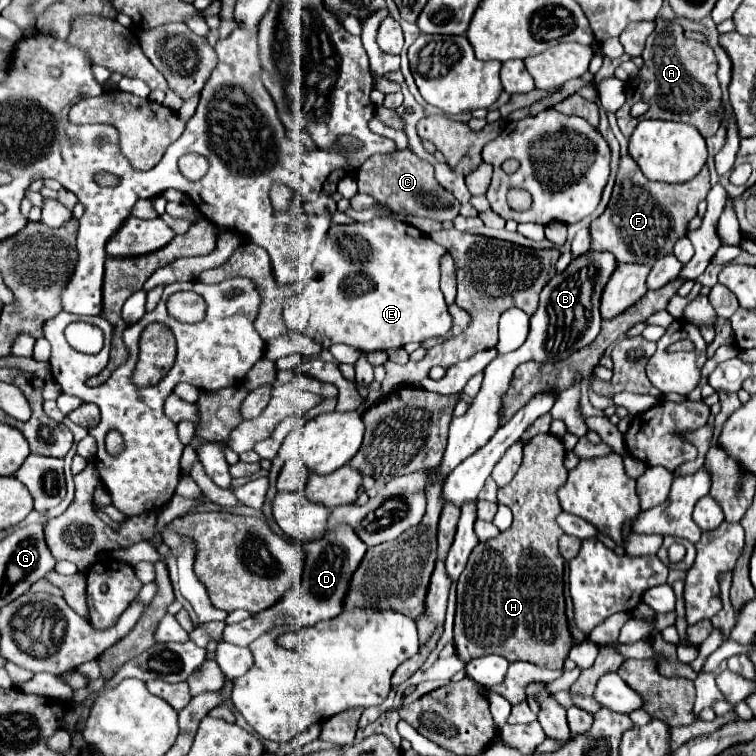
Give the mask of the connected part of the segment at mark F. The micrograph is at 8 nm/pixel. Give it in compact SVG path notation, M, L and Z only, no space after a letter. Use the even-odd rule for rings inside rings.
M629 155L621 157L611 201L605 213L591 223L591 249L611 251L619 263L653 265L659 257L673 253L673 245L687 233L689 221L697 215L697 205L707 197L709 189L707 167L701 169L695 181L669 185L649 181Z

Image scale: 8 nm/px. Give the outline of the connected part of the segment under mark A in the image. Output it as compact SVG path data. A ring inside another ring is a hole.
M657 21L657 27L653 35L647 39L647 45L643 49L643 61L645 65L641 67L639 77L627 81L627 101L625 105L617 111L617 121L619 129L625 137L631 137L633 129L641 121L641 117L647 119L669 119L669 121L681 121L681 123L691 123L703 137L715 135L719 129L719 121L709 117L709 111L713 105L719 103L721 99L721 89L719 81L715 77L717 63L711 47L707 47L701 41L687 39L683 35L683 29L677 23L665 23ZM645 101L649 105L647 113L641 117L631 117L629 111L633 103Z

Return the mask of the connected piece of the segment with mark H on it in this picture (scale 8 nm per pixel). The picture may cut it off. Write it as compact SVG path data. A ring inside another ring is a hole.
M539 433L535 435L527 445L525 445L525 451L523 451L523 463L519 467L519 471L515 473L515 477L511 479L509 485L505 487L499 487L497 491L497 501L507 505L511 511L513 511L513 523L511 527L505 531L505 533L499 533L499 537L491 539L491 541L485 541L485 543L479 543L475 545L471 557L469 557L469 563L465 567L465 571L461 573L459 581L457 581L457 615L455 615L455 645L457 645L457 653L459 657L467 663L469 659L473 657L481 657L481 655L489 655L489 653L501 653L507 661L529 661L529 663L535 663L535 665L541 665L541 667L549 667L549 669L561 669L563 667L563 661L567 659L567 653L569 653L569 647L571 647L571 635L569 635L569 629L567 629L567 617L565 617L565 597L563 597L563 557L559 555L559 549L557 549L557 541L559 537L563 535L563 531L559 529L559 525L555 523L555 517L561 513L561 505L559 505L559 499L557 499L557 489L567 481L567 469L563 465L565 461L565 447L561 443L559 437L555 437L553 433Z

